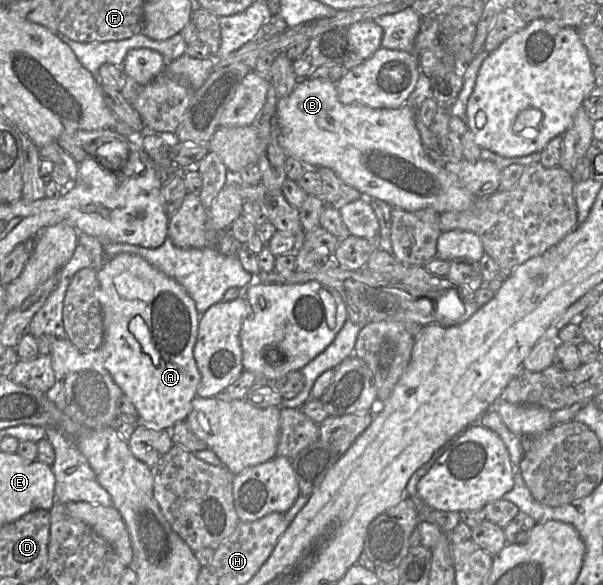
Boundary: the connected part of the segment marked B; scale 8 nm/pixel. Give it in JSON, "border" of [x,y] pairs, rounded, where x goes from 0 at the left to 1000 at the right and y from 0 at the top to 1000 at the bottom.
{"border":[[[506,133],[494,137],[478,164],[459,169],[458,191],[466,250],[476,267],[498,274],[512,287],[541,285],[552,291],[599,332],[675,361],[715,356],[730,366],[769,361],[788,340],[731,279],[720,277],[706,265],[688,210],[690,186],[675,176],[657,186],[615,185],[599,178],[570,179],[561,169],[559,142]]]}

